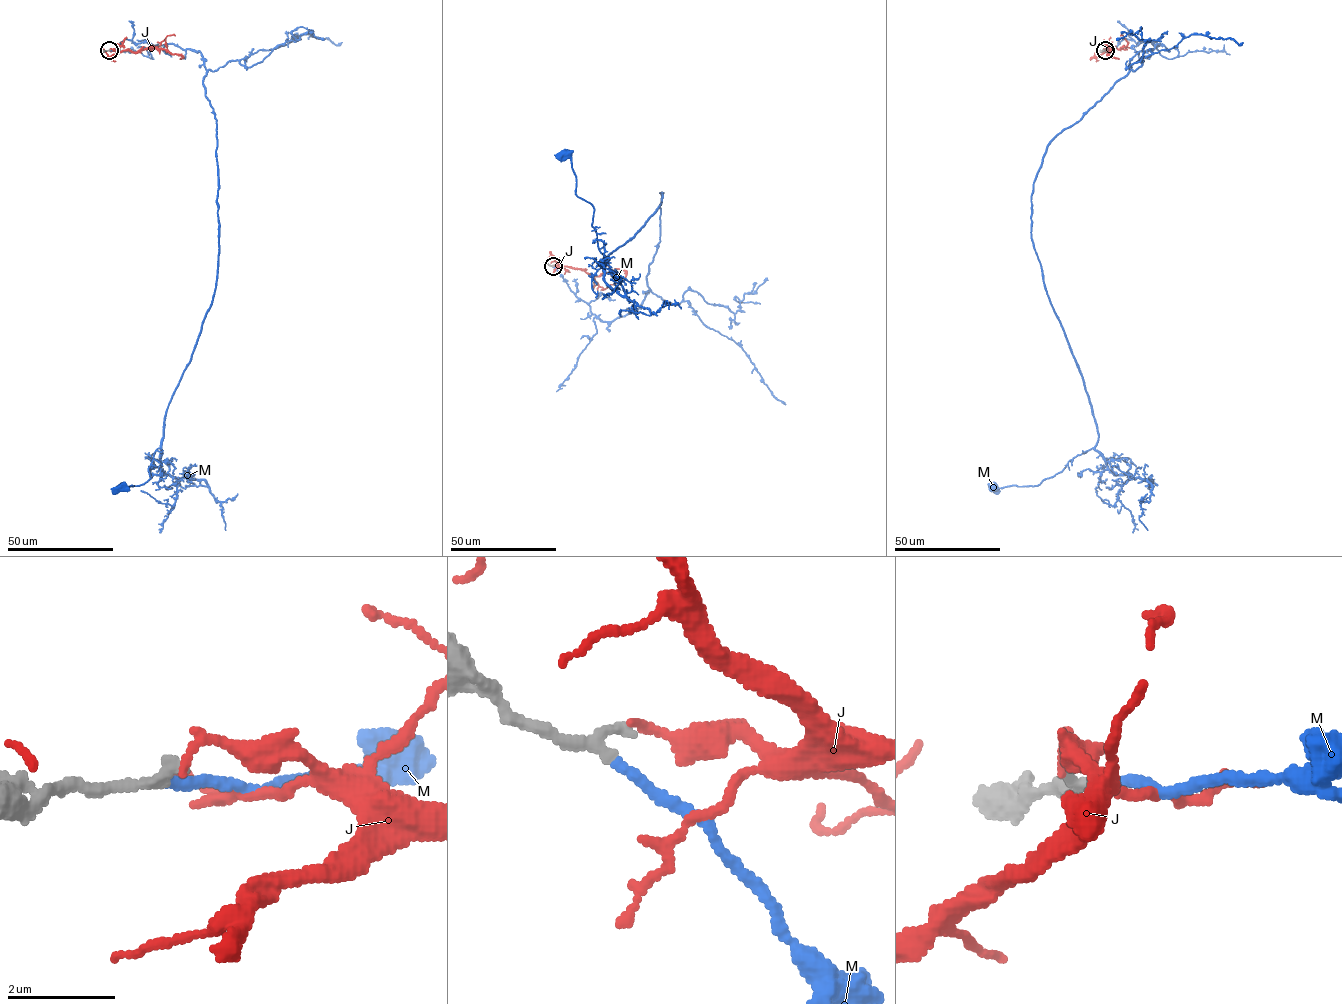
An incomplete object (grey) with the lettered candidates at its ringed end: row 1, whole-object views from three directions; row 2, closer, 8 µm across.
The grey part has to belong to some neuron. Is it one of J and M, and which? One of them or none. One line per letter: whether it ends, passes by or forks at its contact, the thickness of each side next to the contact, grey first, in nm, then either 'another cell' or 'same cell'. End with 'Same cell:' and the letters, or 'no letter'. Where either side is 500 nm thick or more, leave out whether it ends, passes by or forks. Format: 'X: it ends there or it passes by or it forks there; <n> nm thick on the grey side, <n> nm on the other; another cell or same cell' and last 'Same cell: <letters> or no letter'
J: it ends there; 220 nm thick on the grey side, 160 nm on the other; another cell
M: it ends there; 240 nm thick on the grey side, 180 nm on the other; same cell
Same cell: M

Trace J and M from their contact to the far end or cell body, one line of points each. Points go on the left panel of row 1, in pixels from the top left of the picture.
J: (110, 50), (138, 52), (157, 47), (179, 54), (183, 57), (180, 59)
M: (109, 50), (126, 38), (199, 51), (216, 120), (218, 183), (211, 304), (168, 406), (150, 478), (122, 486)

